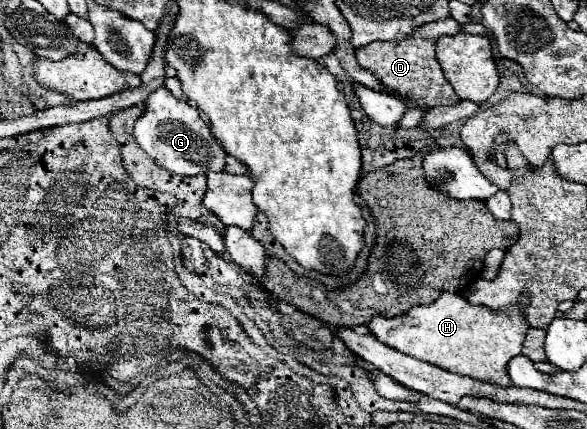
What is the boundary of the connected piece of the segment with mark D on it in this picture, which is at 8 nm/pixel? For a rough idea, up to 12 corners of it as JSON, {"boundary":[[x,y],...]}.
{"boundary":[[453,17],[373,41],[357,61],[409,107],[461,99],[435,59]]}

